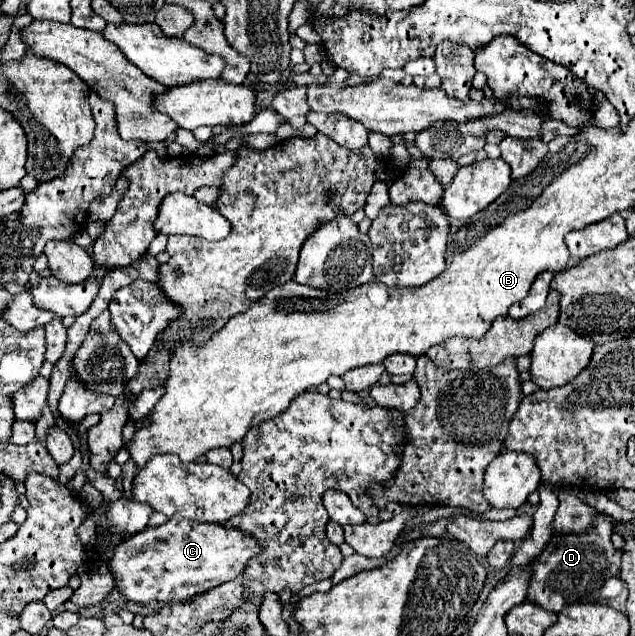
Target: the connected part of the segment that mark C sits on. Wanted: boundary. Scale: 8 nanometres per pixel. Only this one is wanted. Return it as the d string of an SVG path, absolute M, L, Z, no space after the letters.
M173 516L161 526L147 526L139 534L125 538L109 558L109 572L121 596L125 596L131 602L141 602L141 604L179 602L179 600L189 600L195 594L201 594L205 590L211 590L227 580L233 580L245 568L249 558L253 558L259 552L261 552L261 546L251 536L239 530L225 528L221 524L207 524L207 522L199 524L199 522Z

